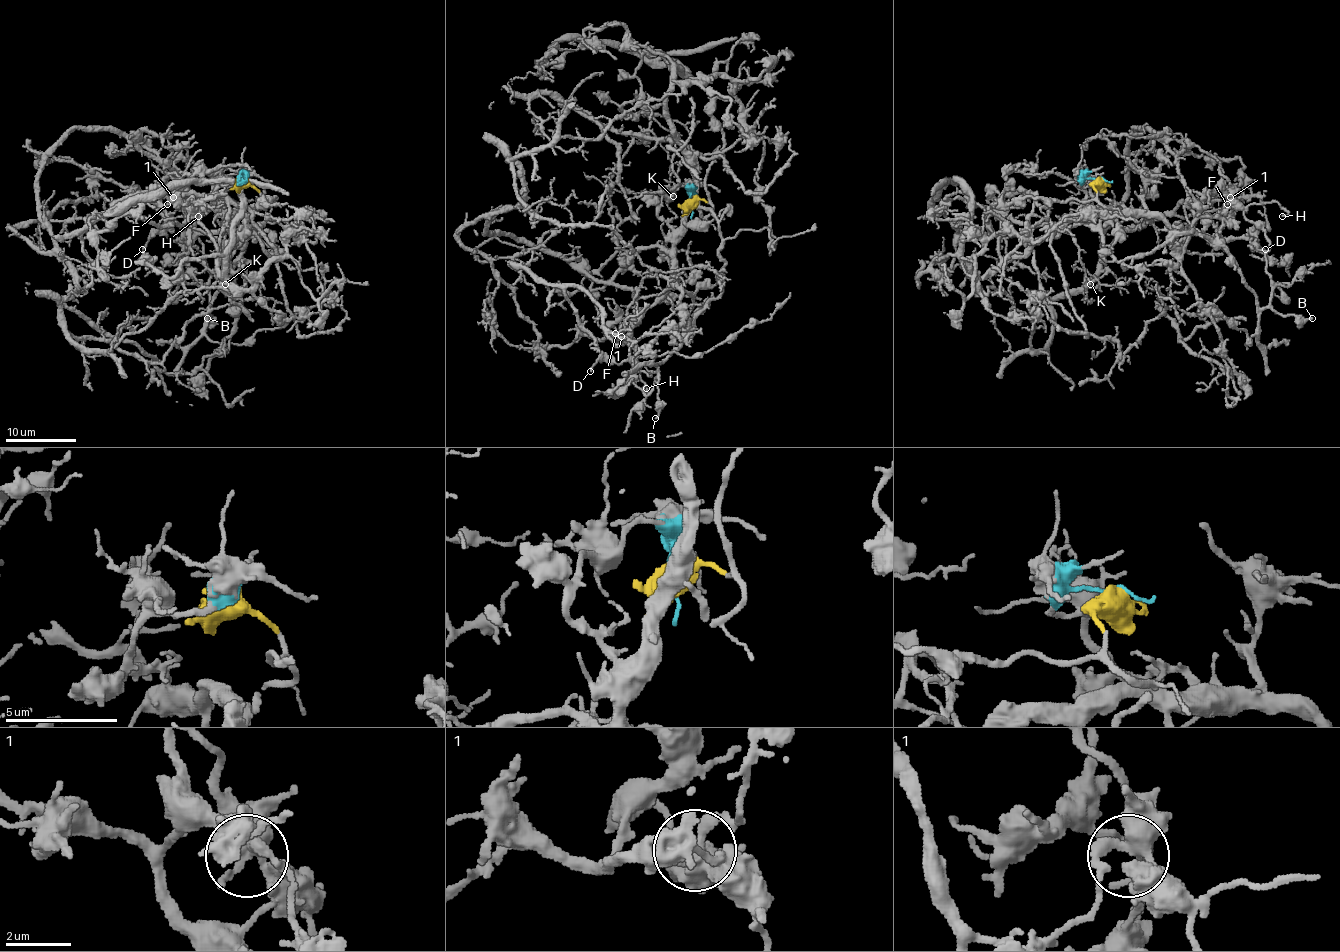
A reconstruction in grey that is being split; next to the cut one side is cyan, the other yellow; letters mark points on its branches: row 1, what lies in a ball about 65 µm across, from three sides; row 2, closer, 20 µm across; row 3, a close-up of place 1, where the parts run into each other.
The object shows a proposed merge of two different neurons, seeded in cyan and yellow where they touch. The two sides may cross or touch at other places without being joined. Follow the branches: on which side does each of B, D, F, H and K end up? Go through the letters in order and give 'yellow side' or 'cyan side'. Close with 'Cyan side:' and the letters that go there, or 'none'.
B: yellow side
D: cyan side
F: cyan side
H: yellow side
K: cyan side
Cyan side: D, F, K

